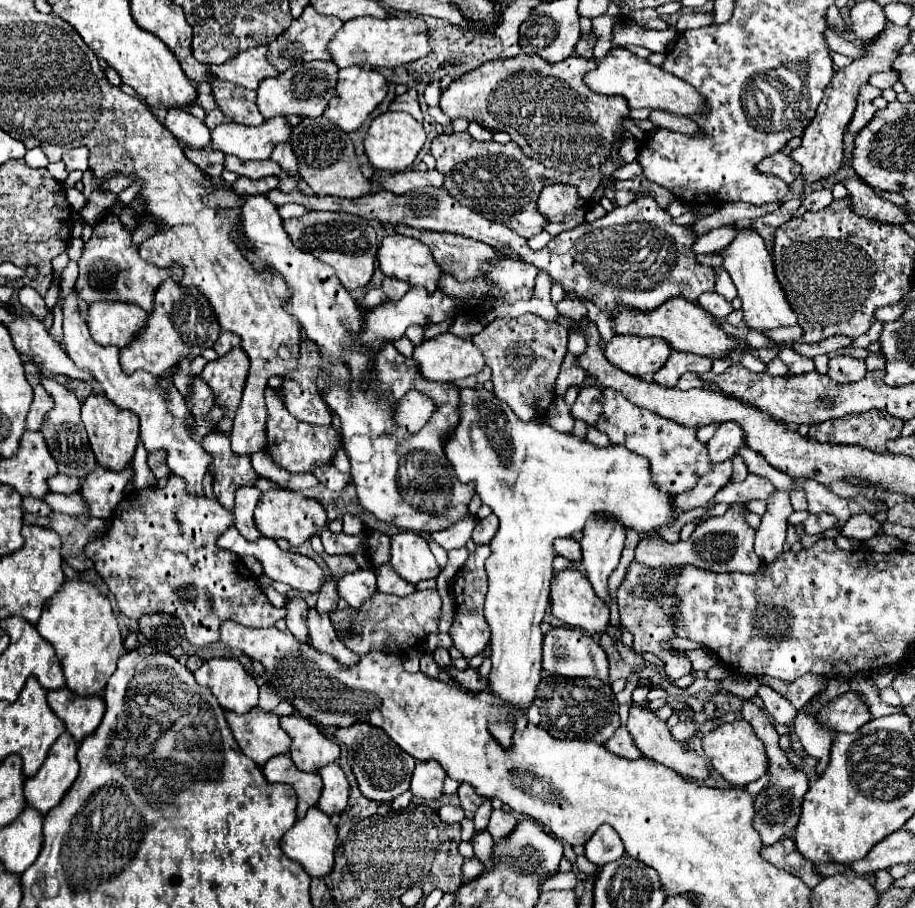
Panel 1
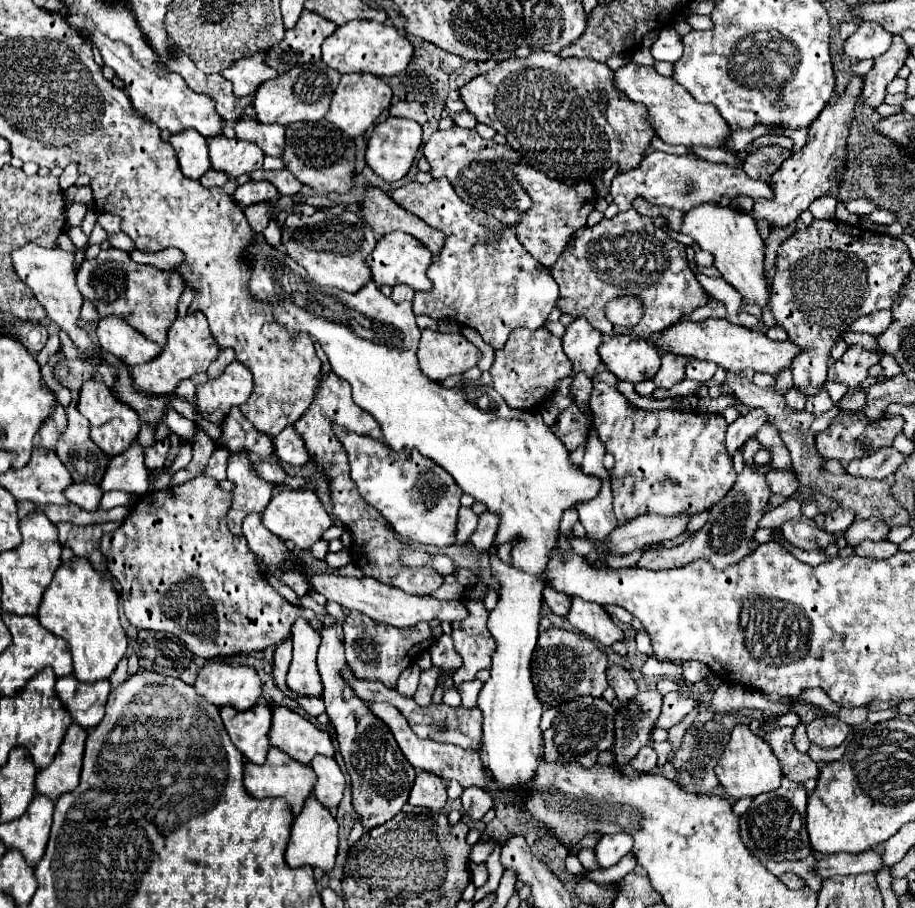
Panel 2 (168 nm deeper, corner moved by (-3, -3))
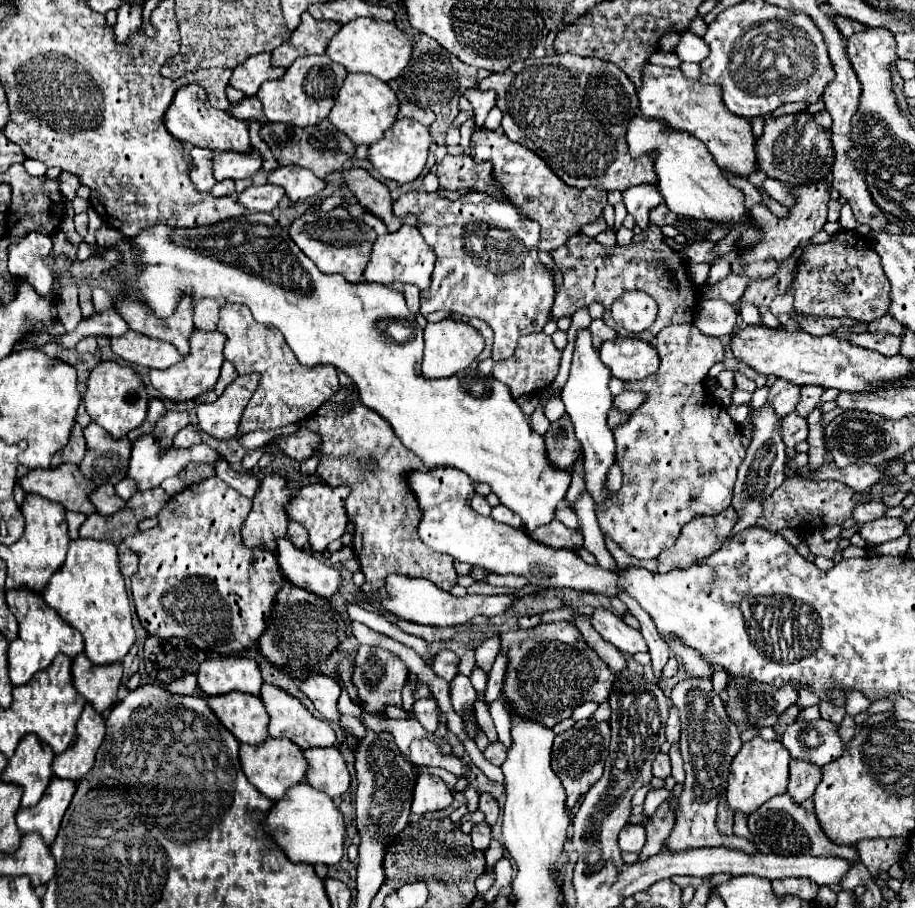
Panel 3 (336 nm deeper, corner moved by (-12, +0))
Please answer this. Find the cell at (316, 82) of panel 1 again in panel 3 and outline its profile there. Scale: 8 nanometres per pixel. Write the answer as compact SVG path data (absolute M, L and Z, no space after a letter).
M327 55L301 57L285 71L281 79L263 83L257 97L263 103L267 121L271 123L281 121L281 123L297 125L297 127L311 127L315 123L321 123L333 109L337 91L343 85L345 75L347 75L345 67L339 63L333 63Z

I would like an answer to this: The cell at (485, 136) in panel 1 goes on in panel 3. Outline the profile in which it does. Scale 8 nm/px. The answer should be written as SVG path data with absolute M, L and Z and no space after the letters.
M493 107L493 109L489 111L487 119L485 119L485 129L491 129L491 131L499 129L499 127L501 127L501 119L503 119L503 113L499 111L499 107Z

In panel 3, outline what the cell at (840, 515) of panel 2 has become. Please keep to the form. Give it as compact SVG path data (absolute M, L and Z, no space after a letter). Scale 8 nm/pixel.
M869 501L865 505L859 505L855 511L853 511L853 519L857 523L867 523L867 521L873 521L873 519L879 519L885 515L889 507L881 501Z

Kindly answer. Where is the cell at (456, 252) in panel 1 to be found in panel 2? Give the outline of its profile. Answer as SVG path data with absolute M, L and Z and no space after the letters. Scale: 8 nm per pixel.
M380 188L368 190L366 200L362 204L362 212L366 222L372 226L372 230L378 236L384 236L394 230L402 230L422 240L432 254L438 254L438 250L442 250L442 242L446 238L442 238L442 234L438 234L438 230L434 230L432 226L426 226L418 216L410 214L408 210L402 210Z

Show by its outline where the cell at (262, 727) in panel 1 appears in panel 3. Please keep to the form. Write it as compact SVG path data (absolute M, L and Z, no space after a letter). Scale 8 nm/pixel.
M227 693L219 697L207 697L207 705L215 711L217 719L239 739L239 743L257 745L267 739L269 715L263 709L263 703L255 695L247 693Z

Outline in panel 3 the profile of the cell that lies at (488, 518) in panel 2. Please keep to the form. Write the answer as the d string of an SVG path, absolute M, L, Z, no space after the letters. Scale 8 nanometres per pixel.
M503 505L495 507L495 509L491 511L491 517L493 517L495 521L499 521L499 523L507 523L507 525L511 525L511 527L515 527L515 529L523 529L523 523L521 523L519 515L515 515L511 509L507 509L507 507L503 507Z

